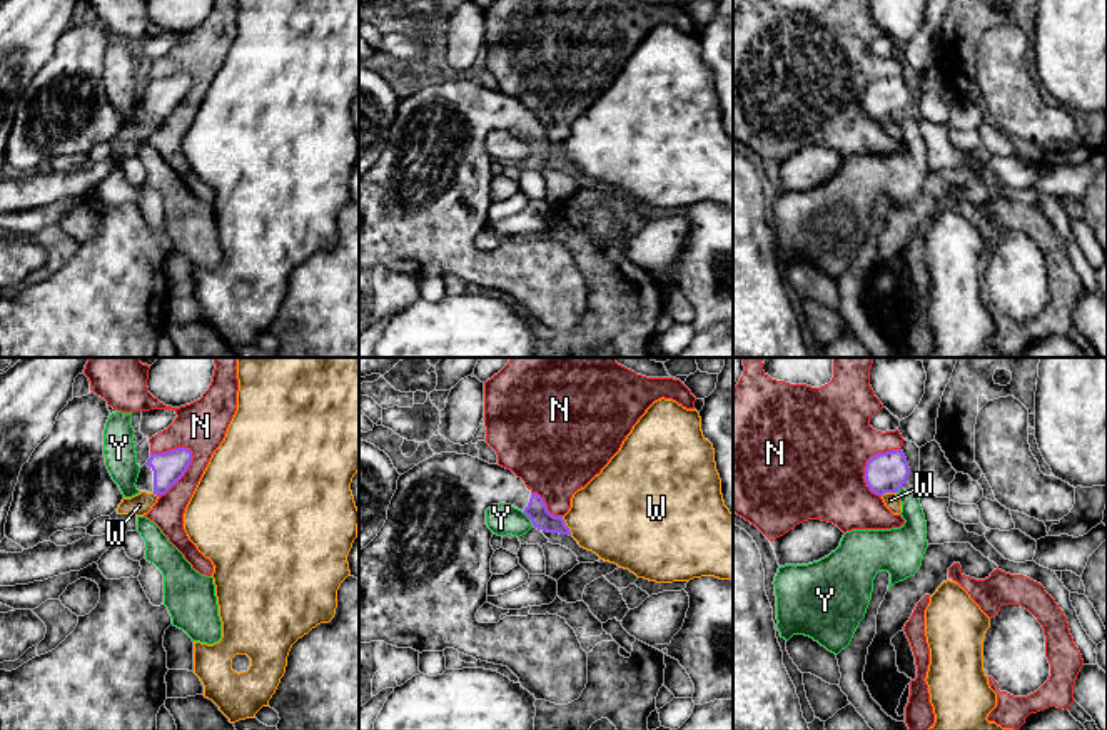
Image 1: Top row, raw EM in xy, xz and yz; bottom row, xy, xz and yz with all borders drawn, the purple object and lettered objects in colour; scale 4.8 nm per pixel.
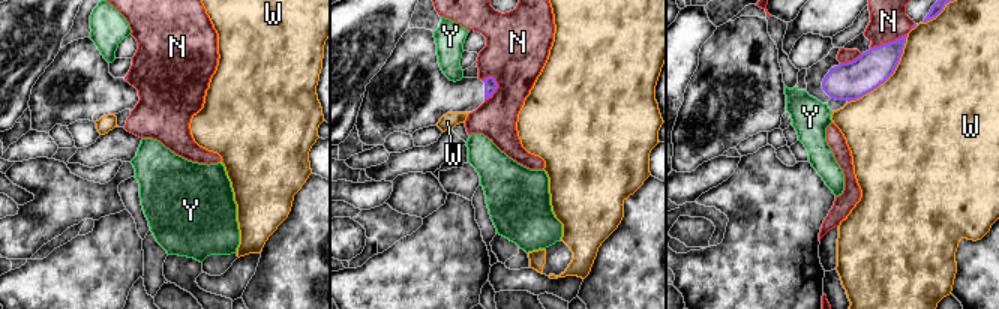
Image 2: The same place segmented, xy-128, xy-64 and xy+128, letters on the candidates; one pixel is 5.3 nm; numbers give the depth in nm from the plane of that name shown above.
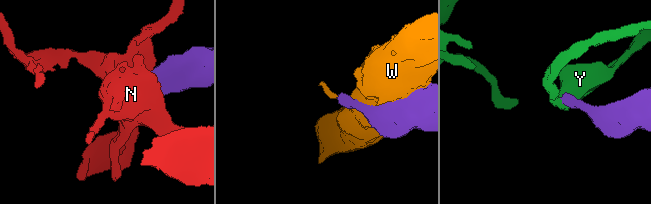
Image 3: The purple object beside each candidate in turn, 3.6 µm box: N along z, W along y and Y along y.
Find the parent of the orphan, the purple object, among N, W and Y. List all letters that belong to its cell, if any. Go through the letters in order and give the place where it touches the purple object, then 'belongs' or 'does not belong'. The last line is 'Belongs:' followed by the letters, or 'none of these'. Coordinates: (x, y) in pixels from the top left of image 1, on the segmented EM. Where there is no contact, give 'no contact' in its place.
N: xy (184, 471) | does not belong
W: xz (566, 527) | does not belong
Y: xz (528, 517) | does not belong
Belongs: none of these

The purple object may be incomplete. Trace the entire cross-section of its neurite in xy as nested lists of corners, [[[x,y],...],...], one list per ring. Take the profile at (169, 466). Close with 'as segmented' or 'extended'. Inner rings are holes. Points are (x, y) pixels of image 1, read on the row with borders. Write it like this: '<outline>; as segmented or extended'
[[[175,448],[165,453],[150,453],[147,463],[140,468],[137,489],[165,494],[187,471],[192,463],[192,451]]]; extended

